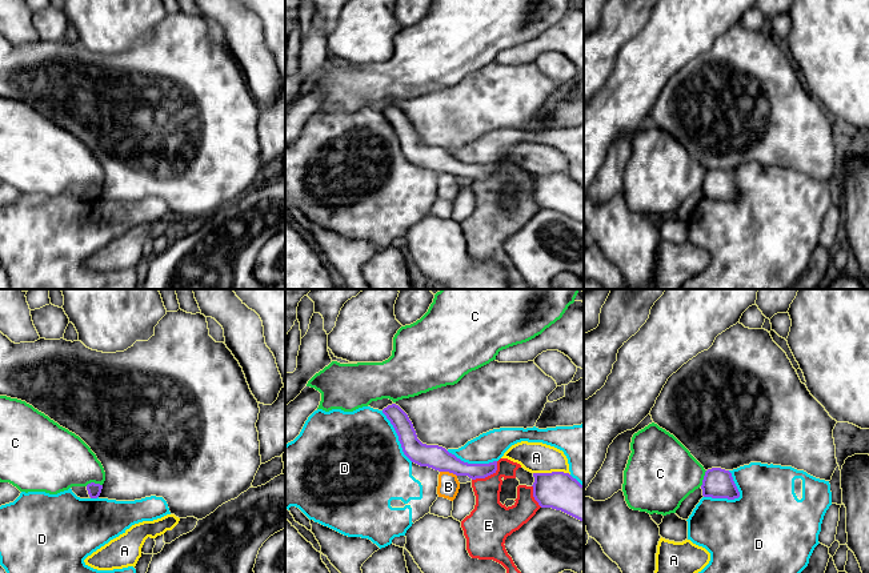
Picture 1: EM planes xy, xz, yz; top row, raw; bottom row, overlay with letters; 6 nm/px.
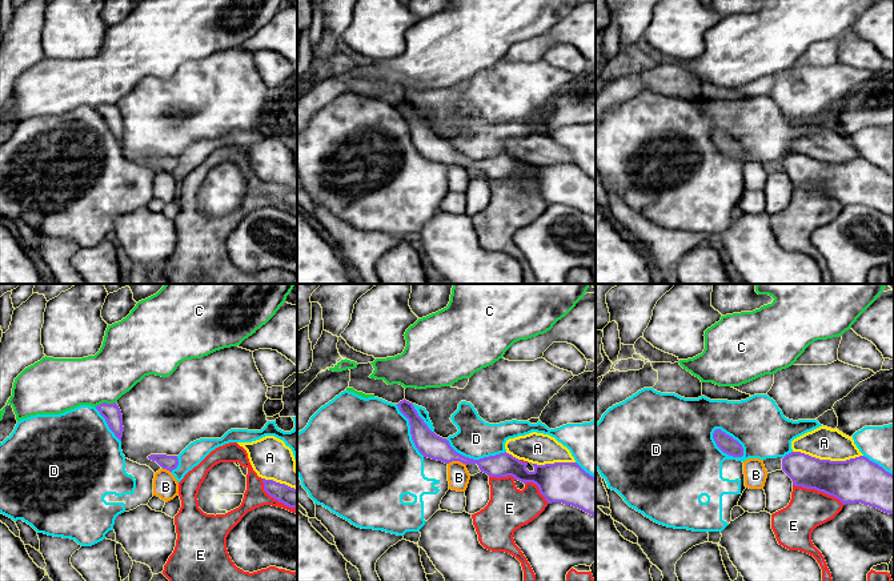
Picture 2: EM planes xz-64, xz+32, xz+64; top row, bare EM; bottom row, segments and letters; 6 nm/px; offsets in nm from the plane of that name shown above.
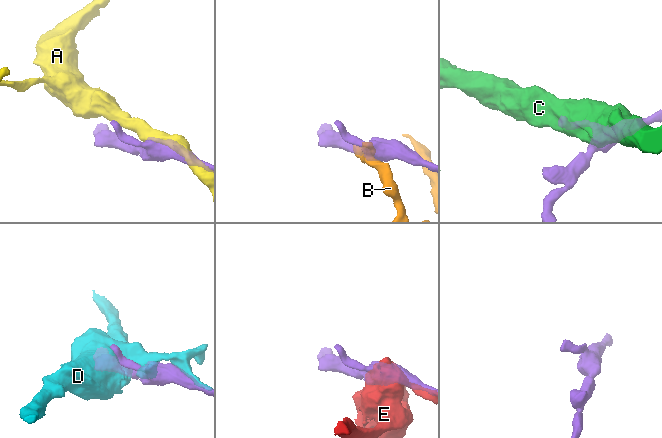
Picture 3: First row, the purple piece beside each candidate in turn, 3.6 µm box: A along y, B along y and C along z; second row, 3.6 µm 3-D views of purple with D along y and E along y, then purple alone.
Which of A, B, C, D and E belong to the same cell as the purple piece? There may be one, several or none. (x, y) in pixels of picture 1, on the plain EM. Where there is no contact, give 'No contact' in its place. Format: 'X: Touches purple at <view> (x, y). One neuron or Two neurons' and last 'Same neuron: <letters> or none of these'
A: Touches purple at xz (552, 173). Two neurons
B: Touches purple at xz (448, 172). Two neurons
C: Touches purple at xy (93, 184). Two neurons
D: Touches purple at yz (732, 200). Two neurons
E: Touches purple at xz (488, 176). Two neurons
Same neuron: none of these

